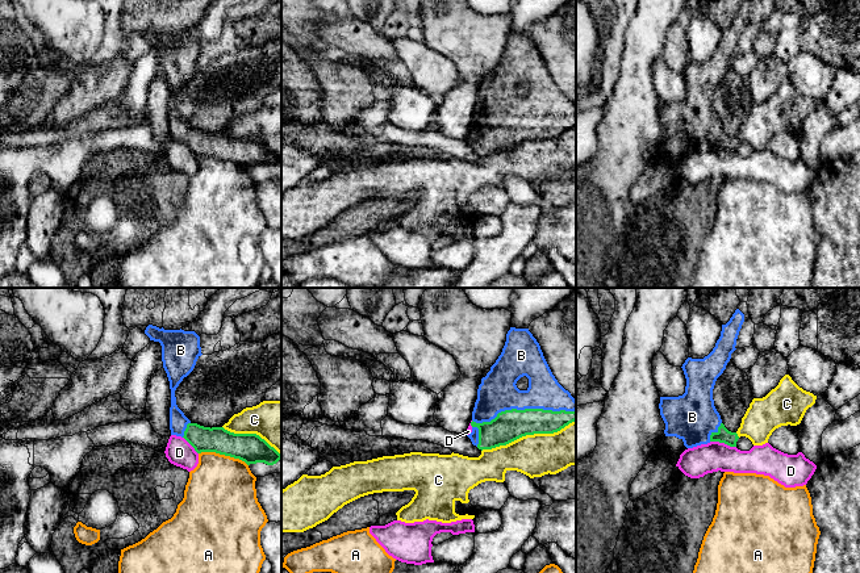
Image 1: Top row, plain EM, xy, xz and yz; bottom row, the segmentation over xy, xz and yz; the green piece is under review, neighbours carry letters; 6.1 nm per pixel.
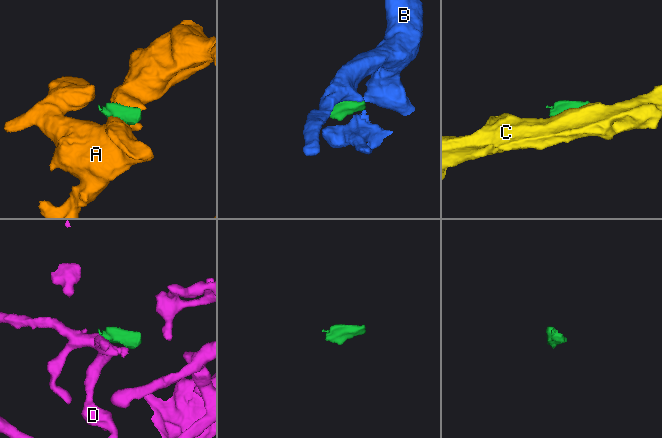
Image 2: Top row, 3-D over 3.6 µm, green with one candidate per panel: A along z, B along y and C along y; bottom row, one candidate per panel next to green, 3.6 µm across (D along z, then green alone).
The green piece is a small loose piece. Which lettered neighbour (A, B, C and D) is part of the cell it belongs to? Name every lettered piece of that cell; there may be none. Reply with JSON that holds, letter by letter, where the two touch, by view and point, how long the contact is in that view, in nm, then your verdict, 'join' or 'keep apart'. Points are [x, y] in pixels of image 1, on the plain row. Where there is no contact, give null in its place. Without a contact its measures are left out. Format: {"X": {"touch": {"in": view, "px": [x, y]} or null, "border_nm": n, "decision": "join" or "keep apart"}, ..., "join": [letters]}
{"A": {"touch": {"in": "xy", "px": [224, 159]}, "border_nm": 320, "decision": "keep apart"}, "B": {"touch": {"in": "xz", "px": [525, 114]}, "border_nm": 650, "decision": "join"}, "C": {"touch": {"in": "xz", "px": [527, 139]}, "border_nm": 600, "decision": "keep apart"}, "D": {"touch": {"in": "yz", "px": [723, 147]}, "border_nm": 170, "decision": "keep apart"}, "join": ["B"]}

